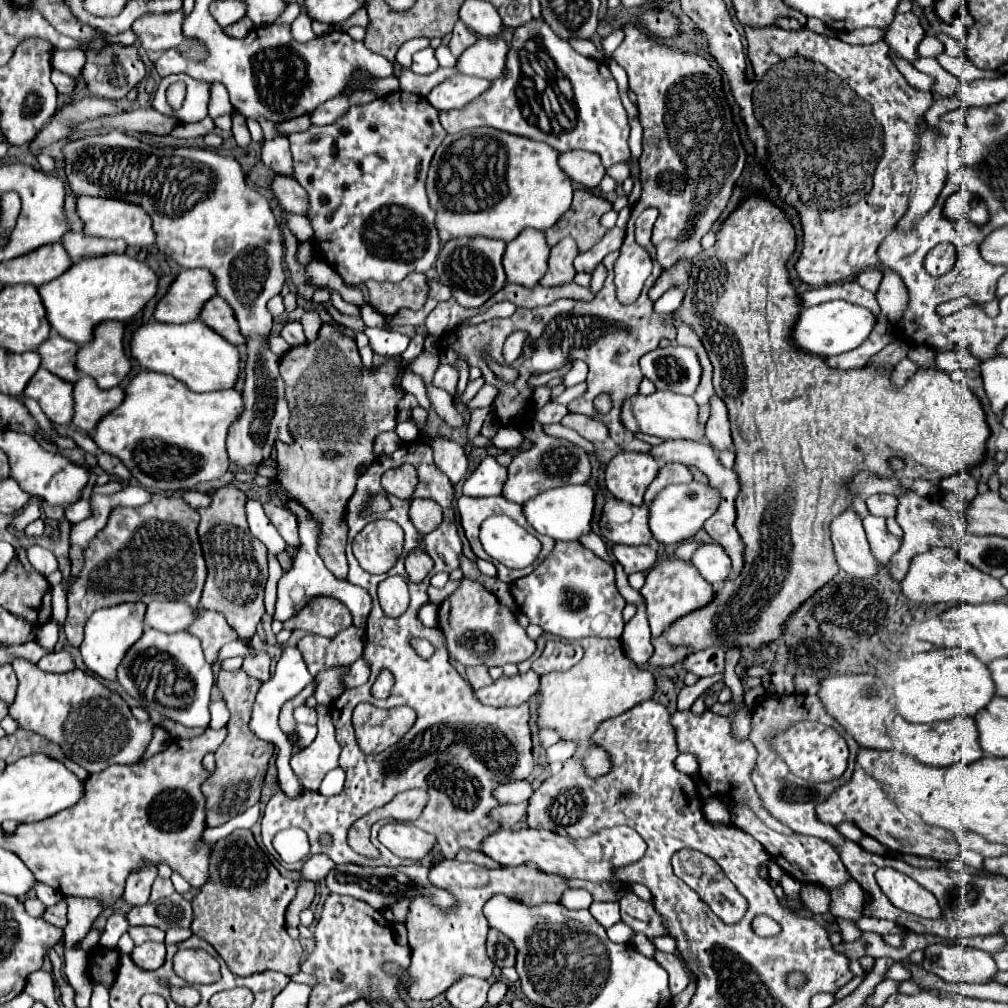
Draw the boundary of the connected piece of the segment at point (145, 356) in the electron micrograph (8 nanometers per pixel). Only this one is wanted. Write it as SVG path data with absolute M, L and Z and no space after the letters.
M201 320L187 324L163 324L145 322L129 340L131 356L145 370L169 374L183 382L191 392L213 392L233 388L239 374L239 352L225 338L207 328Z

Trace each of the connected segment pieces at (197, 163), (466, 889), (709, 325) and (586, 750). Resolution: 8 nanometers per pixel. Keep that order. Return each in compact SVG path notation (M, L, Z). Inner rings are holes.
M109 130L105 134L93 134L73 140L61 148L65 160L65 182L75 196L99 196L115 198L129 204L141 206L153 220L155 246L159 252L169 256L181 268L207 268L215 278L217 296L221 296L235 314L241 336L245 336L247 362L245 362L245 382L243 382L243 412L229 428L227 452L229 460L247 466L257 466L267 460L275 446L275 438L287 432L289 410L285 400L285 382L279 374L279 356L269 350L267 338L271 332L273 318L265 304L269 298L281 292L285 284L283 274L283 248L277 220L271 212L269 202L255 190L249 188L245 174L237 160L219 156L217 152L203 148L157 148L141 142L135 136L127 136L121 130Z
M457 860L439 864L437 868L431 870L429 878L431 878L431 882L435 886L441 886L441 888L449 890L459 900L459 904L457 904L455 910L441 910L431 902L429 896L419 894L410 905L405 926L409 930L409 946L411 946L411 964L409 964L407 972L409 972L409 996L413 1000L431 1000L437 994L443 994L461 974L471 974L471 976L477 976L477 978L489 978L493 974L493 966L495 964L491 962L491 958L487 956L487 950L485 950L485 938L487 938L487 932L489 932L489 924L487 924L485 916L483 916L483 904L495 892L511 896L513 900L517 900L517 902L521 902L525 906L537 906L537 904L543 904L543 902L559 904L563 892L569 888L569 884L567 884L569 878L565 878L565 876L543 874L543 872L521 872L521 866L485 868L485 866L477 866L477 864L461 864ZM545 880L553 880L555 882L551 892L543 890Z
M759 196L747 198L721 224L715 246L693 258L687 294L683 304L673 312L677 314L675 322L689 324L703 342L713 364L715 394L729 408L733 444L737 448L735 470L741 480L735 526L745 544L745 568L741 576L725 582L725 588L717 592L717 600L709 608L683 616L659 638L651 640L655 652L649 664L655 668L683 662L689 654L713 644L721 644L723 648L759 648L765 642L777 640L785 616L799 608L805 598L821 588L821 584L827 584L839 570L829 538L829 524L851 504L851 494L843 484L853 474L869 470L885 478L923 478L937 484L941 478L973 470L987 454L991 428L983 404L975 392L955 382L949 374L937 368L917 370L909 384L897 388L889 382L889 376L873 368L865 366L857 372L833 370L825 360L801 356L789 344L789 328L801 310L785 268L793 250L795 232L787 216ZM889 458L903 460L903 470L893 470Z
M583 638L577 640L585 648L585 656L581 662L577 662L567 672L551 672L541 676L541 688L539 688L539 724L541 728L551 726L561 732L561 738L575 738L579 740L579 748L575 756L583 758L585 770L589 776L605 774L609 764L609 754L605 754L603 748L597 748L589 742L591 734L595 732L597 724L613 718L617 714L623 714L625 710L649 700L655 692L655 676L647 668L639 668L629 660L621 648L619 640L607 640L607 638Z

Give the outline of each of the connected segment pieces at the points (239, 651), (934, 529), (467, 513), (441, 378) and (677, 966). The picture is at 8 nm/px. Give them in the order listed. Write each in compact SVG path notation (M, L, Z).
M234 640L221 648L218 654L218 662L237 656L244 658L252 655L253 652L253 649L247 648L240 640Z
M911 488L905 490L905 494L897 496L899 500L899 508L897 508L897 522L903 528L903 538L901 538L901 550L897 554L897 558L893 560L891 566L887 566L887 570L893 574L895 580L903 580L907 570L909 570L909 562L913 556L927 552L929 548L935 546L953 546L959 536L955 532L955 528L951 528L951 514L947 508L943 508L939 504L939 500L935 498L921 498L917 496Z
M461 496L457 500L457 506L459 506L459 516L461 516L461 526L465 530L465 536L475 552L477 558L483 558L483 560L489 560L491 562L491 556L487 556L481 548L479 548L479 526L485 518L493 516L493 514L507 514L509 518L513 518L517 524L521 524L525 530L529 530L531 526L527 524L523 512L521 512L521 506L505 500L503 496L493 496L493 498L469 498L469 496Z
M439 364L437 372L435 372L435 378L433 378L433 386L443 388L443 390L447 390L449 394L453 394L455 388L457 388L457 380L459 380L459 372L457 372L453 366Z
M655 950L655 956L653 958L669 972L669 978L671 978L669 982L671 982L673 996L687 988L687 984L689 984L689 972L685 968L685 962L677 954L667 954L667 952Z

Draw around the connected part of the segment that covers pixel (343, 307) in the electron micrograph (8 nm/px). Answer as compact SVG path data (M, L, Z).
M337 292L331 294L331 302L333 302L333 304L335 304L343 314L355 314L355 316L359 316L359 310L357 310L353 304L347 304L347 302L337 294Z

